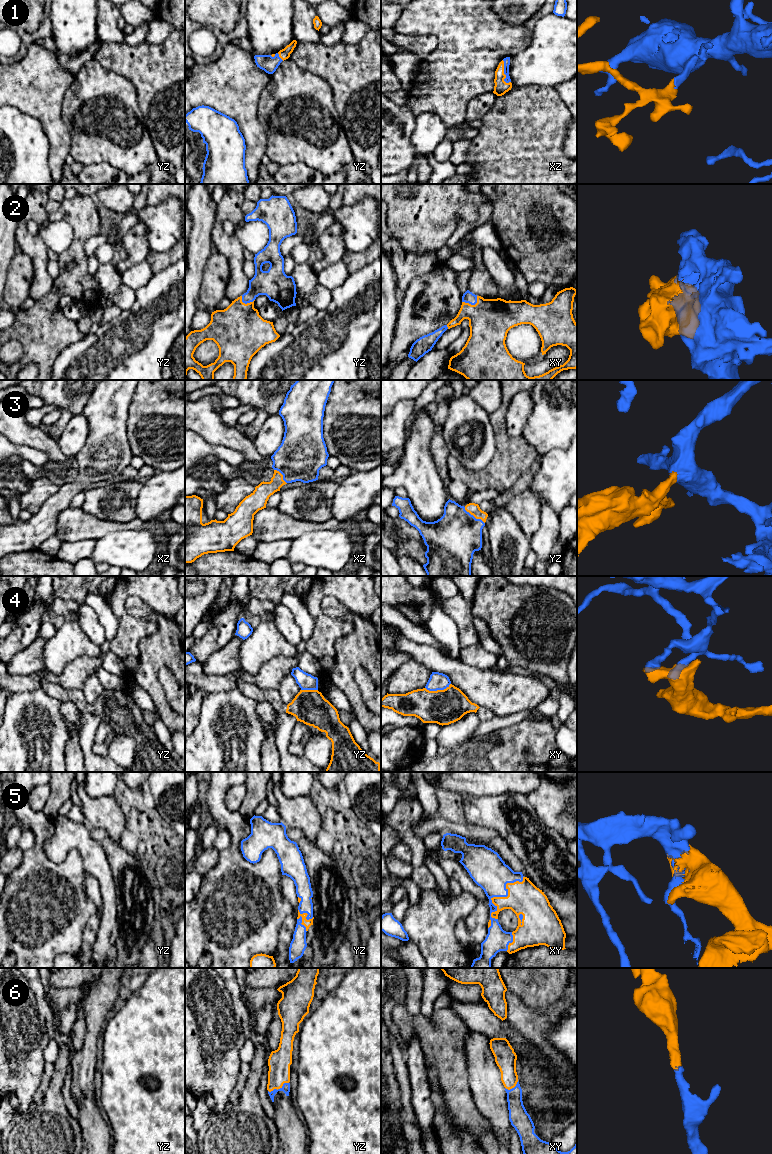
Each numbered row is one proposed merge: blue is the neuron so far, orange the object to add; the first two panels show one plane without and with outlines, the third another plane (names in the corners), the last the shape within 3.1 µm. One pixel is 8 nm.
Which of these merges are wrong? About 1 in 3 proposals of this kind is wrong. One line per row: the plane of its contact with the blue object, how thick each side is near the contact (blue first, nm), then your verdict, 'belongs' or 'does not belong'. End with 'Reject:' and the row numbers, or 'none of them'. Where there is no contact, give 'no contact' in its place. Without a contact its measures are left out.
1: meets blue in xz; 50 nm thick on the blue side, 110 nm on the other; belongs
2: meets blue in xy; 100 nm thick on the blue side, 340 nm on the other; belongs
3: meets blue in yz; 400 nm thick on the blue side, 90 nm on the other; belongs
4: meets blue in xy; 140 nm thick on the blue side, 280 nm on the other; does not belong
5: meets blue in xy; 280 nm thick on the blue side, 260 nm on the other; belongs
6: meets blue in yz; 70 nm thick on the blue side, 180 nm on the other; belongs
Reject: 4

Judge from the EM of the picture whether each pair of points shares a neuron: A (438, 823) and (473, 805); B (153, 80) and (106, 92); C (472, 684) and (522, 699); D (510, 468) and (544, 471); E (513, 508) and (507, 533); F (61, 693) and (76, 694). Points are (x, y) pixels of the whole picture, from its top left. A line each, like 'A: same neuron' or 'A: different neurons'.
A: different neurons
B: different neurons
C: same neuron
D: different neurons
E: different neurons
F: same neuron

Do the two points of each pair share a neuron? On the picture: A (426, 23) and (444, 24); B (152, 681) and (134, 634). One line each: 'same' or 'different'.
A: same
B: different

